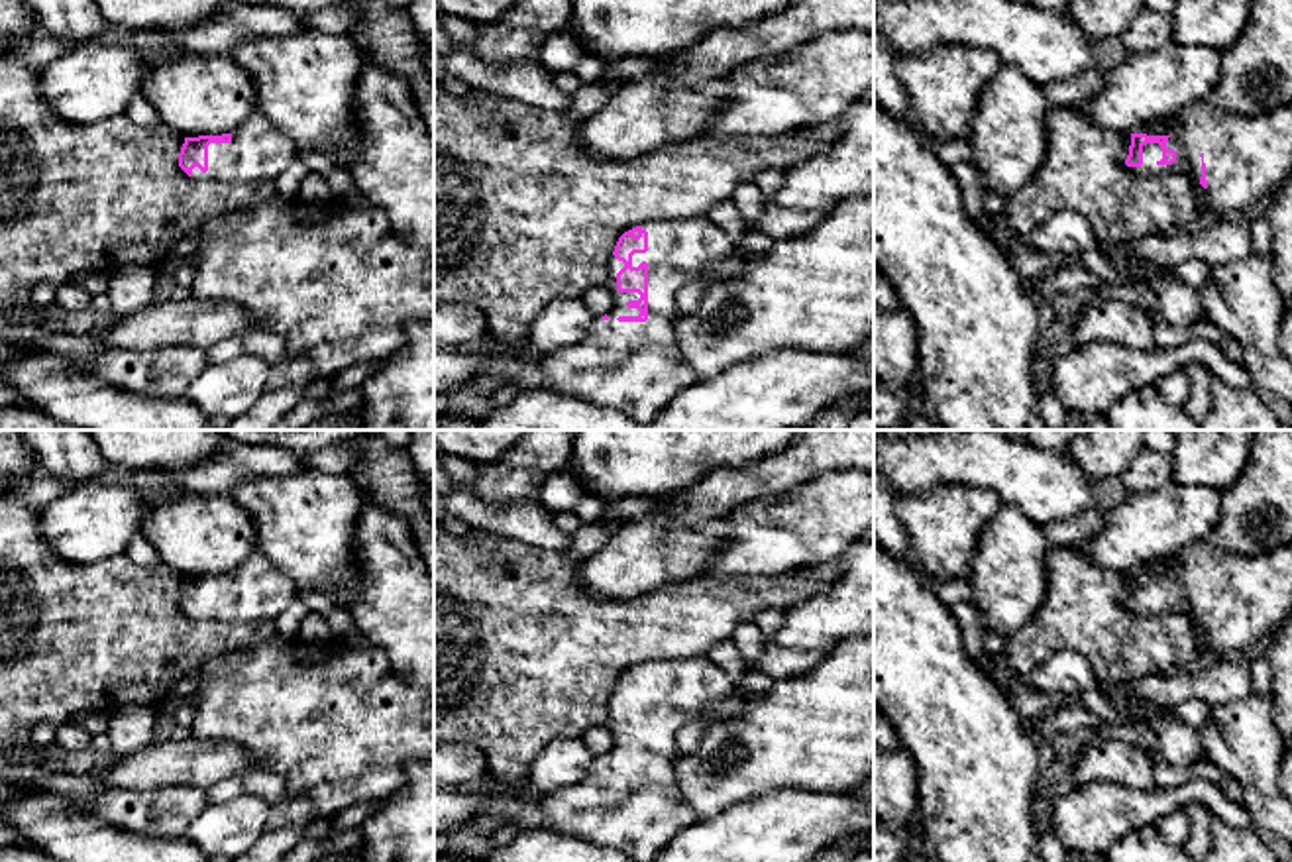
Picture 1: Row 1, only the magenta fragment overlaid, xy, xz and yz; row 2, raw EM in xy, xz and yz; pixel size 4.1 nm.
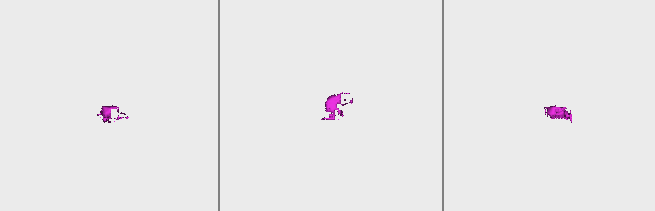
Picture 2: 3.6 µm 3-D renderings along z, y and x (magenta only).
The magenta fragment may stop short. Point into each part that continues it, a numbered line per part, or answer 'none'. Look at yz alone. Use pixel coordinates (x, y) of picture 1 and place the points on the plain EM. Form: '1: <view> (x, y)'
1: yz (1245, 599)

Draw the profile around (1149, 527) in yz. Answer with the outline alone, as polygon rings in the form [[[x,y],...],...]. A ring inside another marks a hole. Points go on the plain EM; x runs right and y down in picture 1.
[[[1172,481],[1149,493],[1127,495],[1104,514],[1102,530],[1076,548],[1102,567],[1135,573],[1208,540],[1221,518],[1221,505],[1223,491],[1215,487]]]

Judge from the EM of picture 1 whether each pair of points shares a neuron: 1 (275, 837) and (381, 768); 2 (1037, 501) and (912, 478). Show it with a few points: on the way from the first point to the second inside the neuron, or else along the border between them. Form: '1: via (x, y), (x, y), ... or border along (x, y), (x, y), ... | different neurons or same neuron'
1: border along (287, 796), (303, 796), (311, 806), (313, 819) | different neurons
2: via (1006, 470), (943, 468) | same neuron

